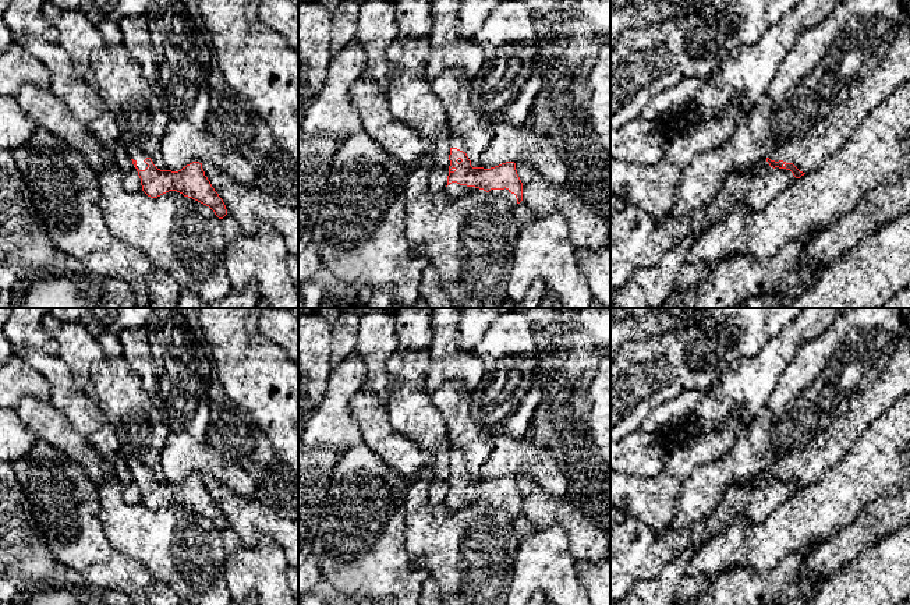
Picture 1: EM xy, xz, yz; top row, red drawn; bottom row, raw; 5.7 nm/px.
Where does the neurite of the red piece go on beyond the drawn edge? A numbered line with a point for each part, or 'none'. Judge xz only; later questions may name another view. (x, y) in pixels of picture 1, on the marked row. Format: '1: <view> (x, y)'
1: xz (454, 140)
2: xz (453, 190)
3: xz (505, 193)

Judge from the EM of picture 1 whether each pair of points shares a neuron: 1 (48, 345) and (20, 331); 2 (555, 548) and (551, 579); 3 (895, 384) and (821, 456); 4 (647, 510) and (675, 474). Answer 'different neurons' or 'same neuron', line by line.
1: same neuron
2: same neuron
3: same neuron
4: same neuron

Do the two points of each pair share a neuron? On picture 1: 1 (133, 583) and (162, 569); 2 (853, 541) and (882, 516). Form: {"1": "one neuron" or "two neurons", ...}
{"1": "two neurons", "2": "one neuron"}

